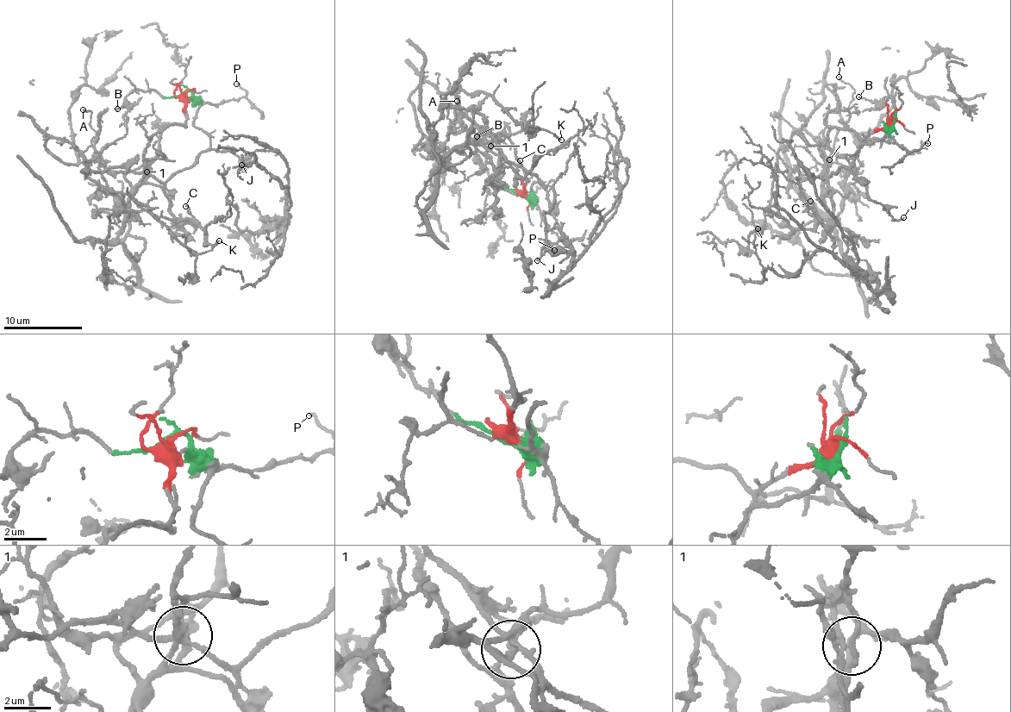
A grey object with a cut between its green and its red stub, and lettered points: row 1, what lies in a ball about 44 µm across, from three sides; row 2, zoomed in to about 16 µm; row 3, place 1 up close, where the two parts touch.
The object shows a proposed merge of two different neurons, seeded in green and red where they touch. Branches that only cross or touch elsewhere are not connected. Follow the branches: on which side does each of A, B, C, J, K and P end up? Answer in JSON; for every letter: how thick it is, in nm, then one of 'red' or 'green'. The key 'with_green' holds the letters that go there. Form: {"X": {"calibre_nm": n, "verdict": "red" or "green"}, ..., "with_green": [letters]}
{"A": {"calibre_nm": 140, "verdict": "red"}, "B": {"calibre_nm": 130, "verdict": "green"}, "C": {"calibre_nm": 120, "verdict": "red"}, "J": {"calibre_nm": 130, "verdict": "green"}, "K": {"calibre_nm": 150, "verdict": "green"}, "P": {"calibre_nm": 110, "verdict": "green"}, "with_green": ["B", "J", "K", "P"]}

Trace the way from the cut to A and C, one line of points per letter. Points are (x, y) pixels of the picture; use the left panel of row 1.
A: (183, 94), (184, 123), (158, 132), (140, 166), (118, 173), (94, 148), (90, 115), (82, 109)
C: (183, 94), (184, 123), (158, 132), (144, 153), (146, 178), (132, 194), (174, 221), (188, 214), (185, 205)

